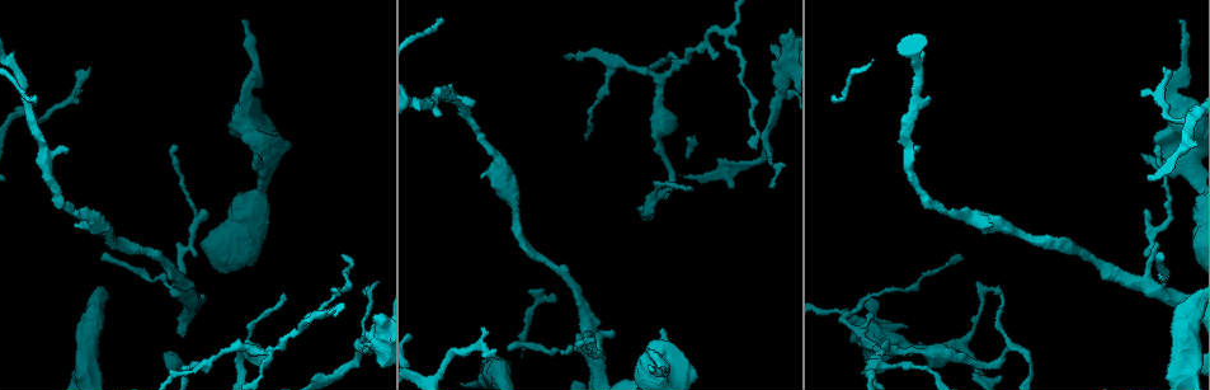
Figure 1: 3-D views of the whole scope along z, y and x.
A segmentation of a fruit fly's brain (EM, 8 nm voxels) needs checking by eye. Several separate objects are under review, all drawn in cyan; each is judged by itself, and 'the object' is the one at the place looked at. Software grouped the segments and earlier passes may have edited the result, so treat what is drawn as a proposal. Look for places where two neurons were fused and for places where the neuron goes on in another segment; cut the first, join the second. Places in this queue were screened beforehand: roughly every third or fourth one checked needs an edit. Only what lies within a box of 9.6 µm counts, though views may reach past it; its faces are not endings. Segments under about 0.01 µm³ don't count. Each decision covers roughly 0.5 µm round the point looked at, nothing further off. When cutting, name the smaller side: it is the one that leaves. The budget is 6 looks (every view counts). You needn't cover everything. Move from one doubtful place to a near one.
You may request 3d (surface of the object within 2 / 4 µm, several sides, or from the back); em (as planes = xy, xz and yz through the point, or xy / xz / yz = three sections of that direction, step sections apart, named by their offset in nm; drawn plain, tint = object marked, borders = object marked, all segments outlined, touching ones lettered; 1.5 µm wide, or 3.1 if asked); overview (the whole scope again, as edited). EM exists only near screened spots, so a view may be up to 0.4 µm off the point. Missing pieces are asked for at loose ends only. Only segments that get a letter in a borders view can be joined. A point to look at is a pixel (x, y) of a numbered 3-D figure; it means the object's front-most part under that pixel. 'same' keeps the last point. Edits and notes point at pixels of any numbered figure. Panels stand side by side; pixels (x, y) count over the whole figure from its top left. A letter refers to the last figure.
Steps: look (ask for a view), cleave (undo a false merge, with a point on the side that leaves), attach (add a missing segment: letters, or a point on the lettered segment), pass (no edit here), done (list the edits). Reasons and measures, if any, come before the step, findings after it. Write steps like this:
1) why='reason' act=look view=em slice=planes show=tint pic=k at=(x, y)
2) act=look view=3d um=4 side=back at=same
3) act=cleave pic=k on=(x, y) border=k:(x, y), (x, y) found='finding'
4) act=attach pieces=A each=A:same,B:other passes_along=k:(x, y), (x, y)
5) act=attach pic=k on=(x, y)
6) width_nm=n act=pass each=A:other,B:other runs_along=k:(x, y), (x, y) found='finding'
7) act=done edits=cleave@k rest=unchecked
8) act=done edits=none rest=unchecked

why='branch stops here' act=look view=3d um=2 pic=1 at=(584, 343)

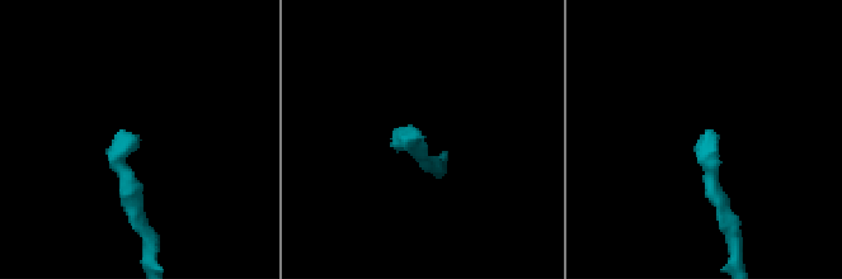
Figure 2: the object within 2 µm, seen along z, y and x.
act=look view=em slice=planes show=borders pic=2 at=(129, 136)

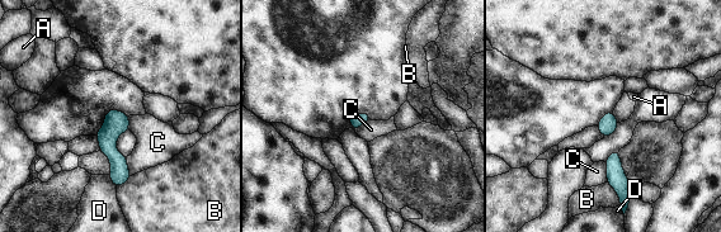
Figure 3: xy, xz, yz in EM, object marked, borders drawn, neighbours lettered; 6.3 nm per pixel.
longest_contact=B:170nm act=pass each=A:other,B:other,C:other,D:other runs_along=3:(112, 113), (117, 183) found='no lettered segment goes on from it'

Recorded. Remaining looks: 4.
why='an open end' act=look view=3d um=2 side=back pic=1 at=(652, 369)

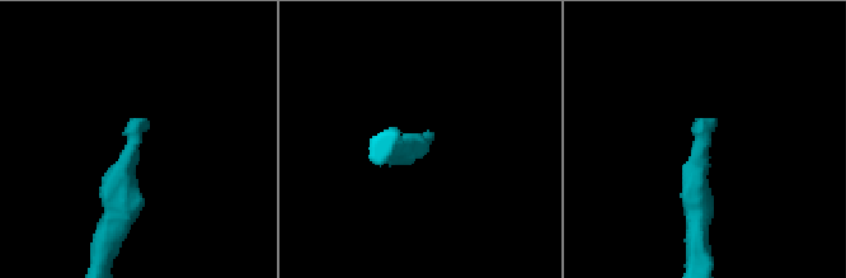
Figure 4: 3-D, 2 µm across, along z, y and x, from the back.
why='shape alone is not enough' act=look view=em slice=yz step=4 show=tint pic=4 at=(700, 118)

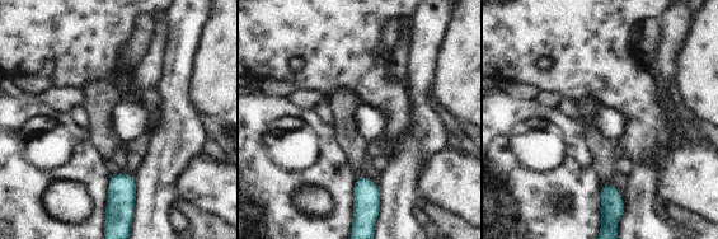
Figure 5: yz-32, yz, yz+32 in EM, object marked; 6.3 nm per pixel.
why='see the neighbours' act=look view=em slice=yz step=4 show=borders at=same

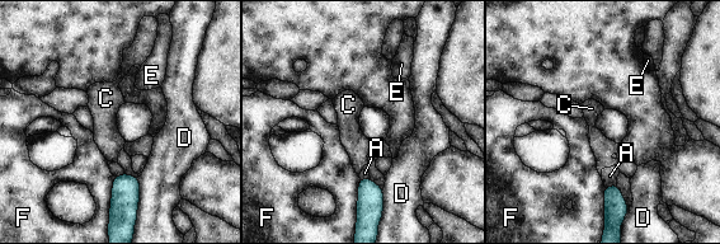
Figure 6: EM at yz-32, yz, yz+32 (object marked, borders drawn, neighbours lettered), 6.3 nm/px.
act=pass each=A:other,C:other,D:other,E:other,F:other border=6:(114, 177), (109, 206) found='no lettered segment goes on from it'

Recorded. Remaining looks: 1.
act=done edits=none rest=unchecked

